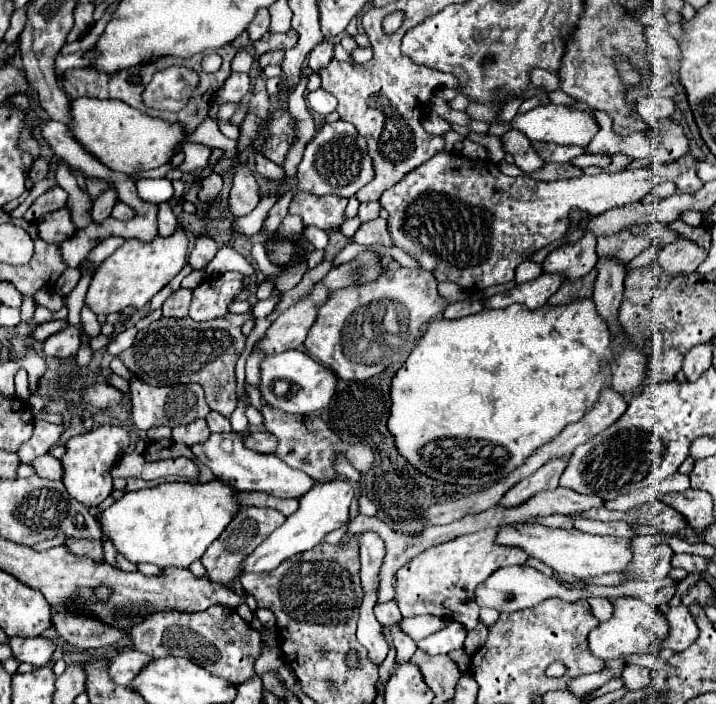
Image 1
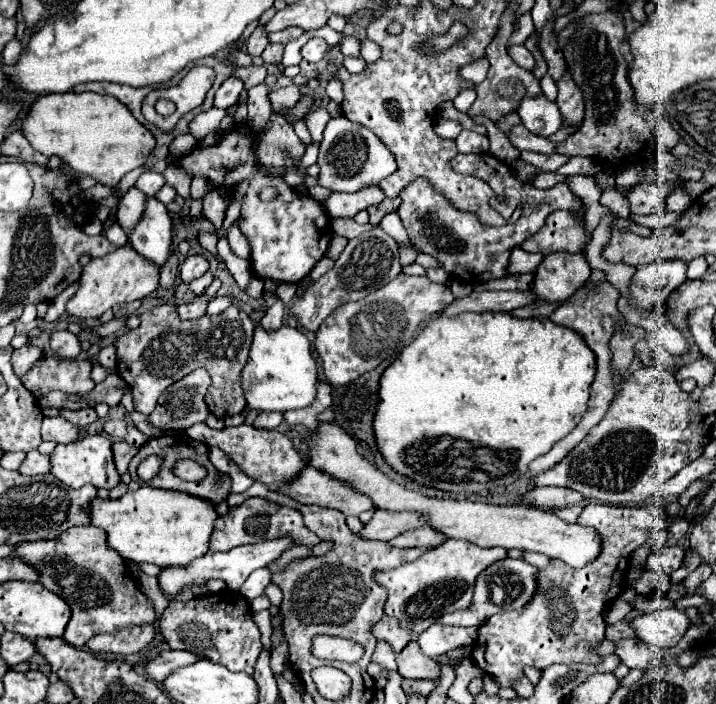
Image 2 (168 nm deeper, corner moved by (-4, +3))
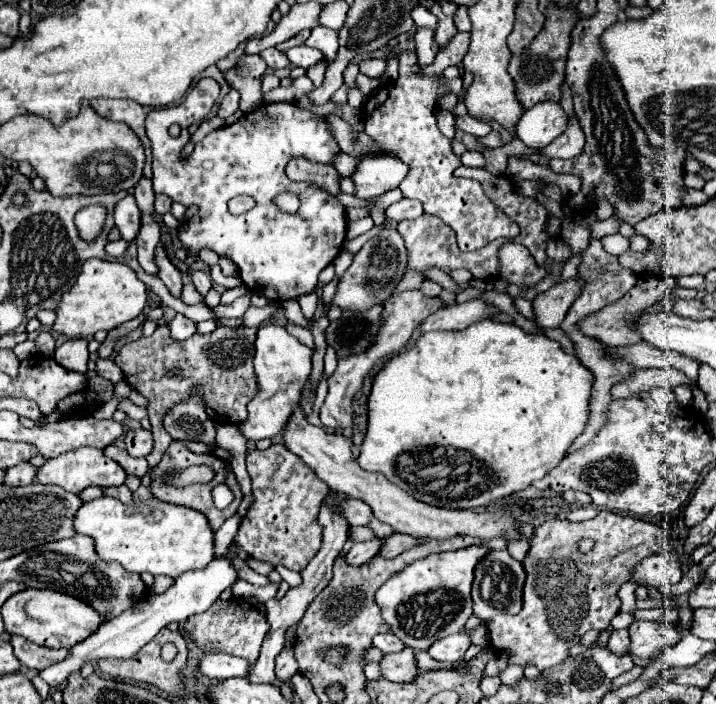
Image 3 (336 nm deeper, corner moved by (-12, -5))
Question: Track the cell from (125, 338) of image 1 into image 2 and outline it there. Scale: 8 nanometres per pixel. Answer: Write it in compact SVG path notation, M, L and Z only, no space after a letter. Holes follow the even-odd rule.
M106 346L98 352L98 364L110 372L116 370L116 350L114 346Z

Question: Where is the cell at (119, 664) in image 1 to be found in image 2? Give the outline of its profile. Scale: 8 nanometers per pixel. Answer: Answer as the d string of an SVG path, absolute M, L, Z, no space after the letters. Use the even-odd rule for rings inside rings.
M172 650L172 652L164 652L160 654L156 660L152 660L146 666L146 672L152 680L166 680L168 674L174 672L174 668L180 666L188 666L202 660L202 656L196 656L194 652L182 652L182 650Z

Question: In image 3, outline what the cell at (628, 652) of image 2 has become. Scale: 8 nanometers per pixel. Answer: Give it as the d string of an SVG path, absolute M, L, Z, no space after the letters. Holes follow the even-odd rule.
M614 630L608 642L608 650L616 656L630 656L630 636L626 630Z

